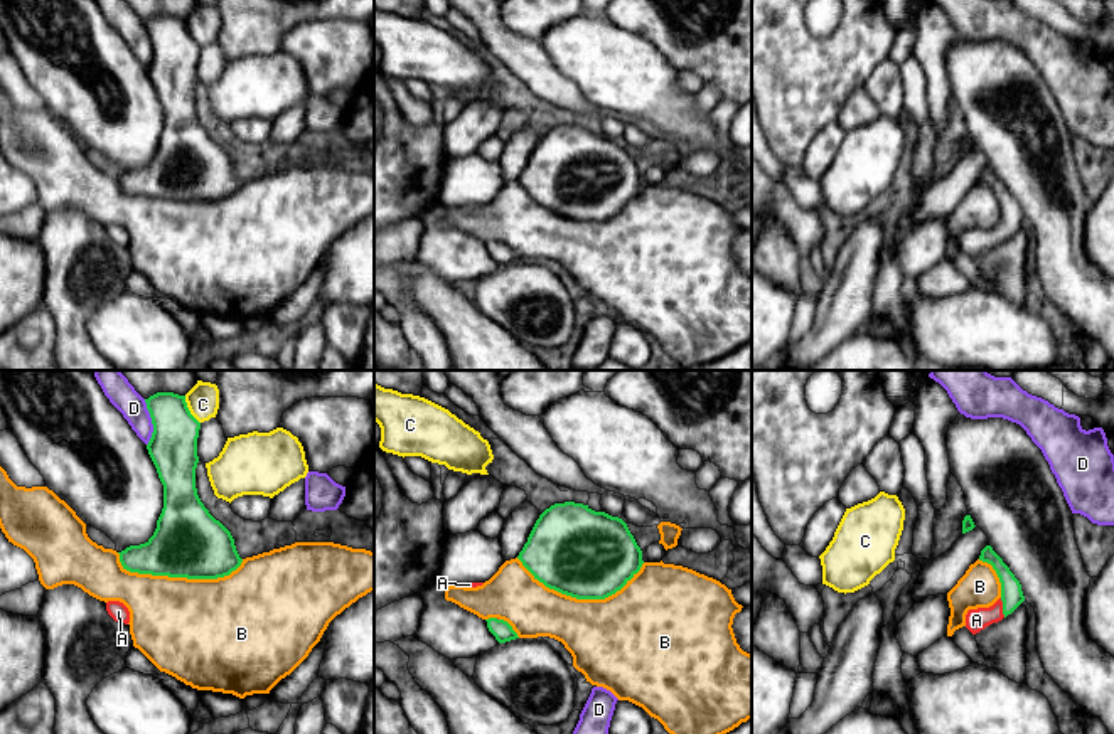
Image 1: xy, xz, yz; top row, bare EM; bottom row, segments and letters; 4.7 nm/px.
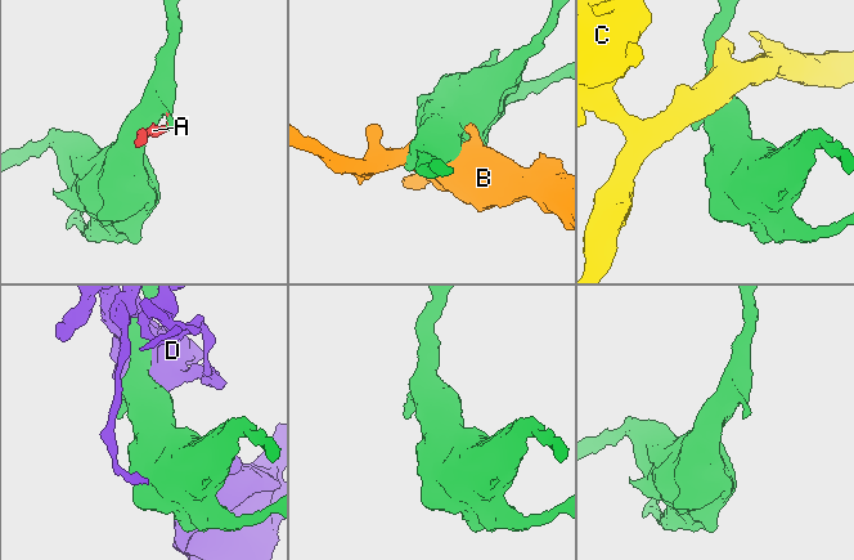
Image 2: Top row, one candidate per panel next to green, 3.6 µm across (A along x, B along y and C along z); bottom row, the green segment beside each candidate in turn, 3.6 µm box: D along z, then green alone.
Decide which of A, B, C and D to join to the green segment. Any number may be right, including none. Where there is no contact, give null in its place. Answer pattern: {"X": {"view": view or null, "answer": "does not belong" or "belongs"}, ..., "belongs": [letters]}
{"A": {"view": "yz", "answer": "belongs"}, "B": {"view": "xy", "answer": "does not belong"}, "C": {"view": "xy", "answer": "does not belong"}, "D": {"view": "xy", "answer": "does not belong"}, "belongs": ["A"]}

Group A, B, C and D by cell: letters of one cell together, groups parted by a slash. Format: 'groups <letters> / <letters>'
groups A / B / C / D

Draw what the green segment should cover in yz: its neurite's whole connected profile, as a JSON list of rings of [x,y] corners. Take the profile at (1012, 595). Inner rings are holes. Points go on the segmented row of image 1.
[[[986,545],[981,550],[979,561],[991,564],[996,571],[1001,582],[1001,598],[989,608],[977,608],[967,611],[966,628],[972,635],[979,633],[993,623],[1001,621],[1025,601],[1020,581],[1003,562],[1003,559],[993,550],[991,545]]]

